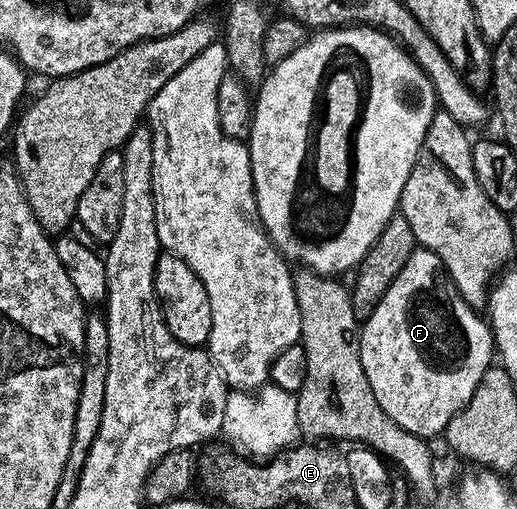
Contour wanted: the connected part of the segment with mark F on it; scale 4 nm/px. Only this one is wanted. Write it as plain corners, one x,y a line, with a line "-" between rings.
417,246
377,308
368,320
363,321
358,335
366,382
370,382
374,398
378,398
378,406
382,406
382,410
386,410
386,414
402,426
402,430
425,438
439,436
447,429
450,418
454,418
454,414
470,402
474,386
478,386
482,374
486,374
494,360
489,321
479,320
476,316
479,316
477,309
471,308
462,294
458,294
438,254

